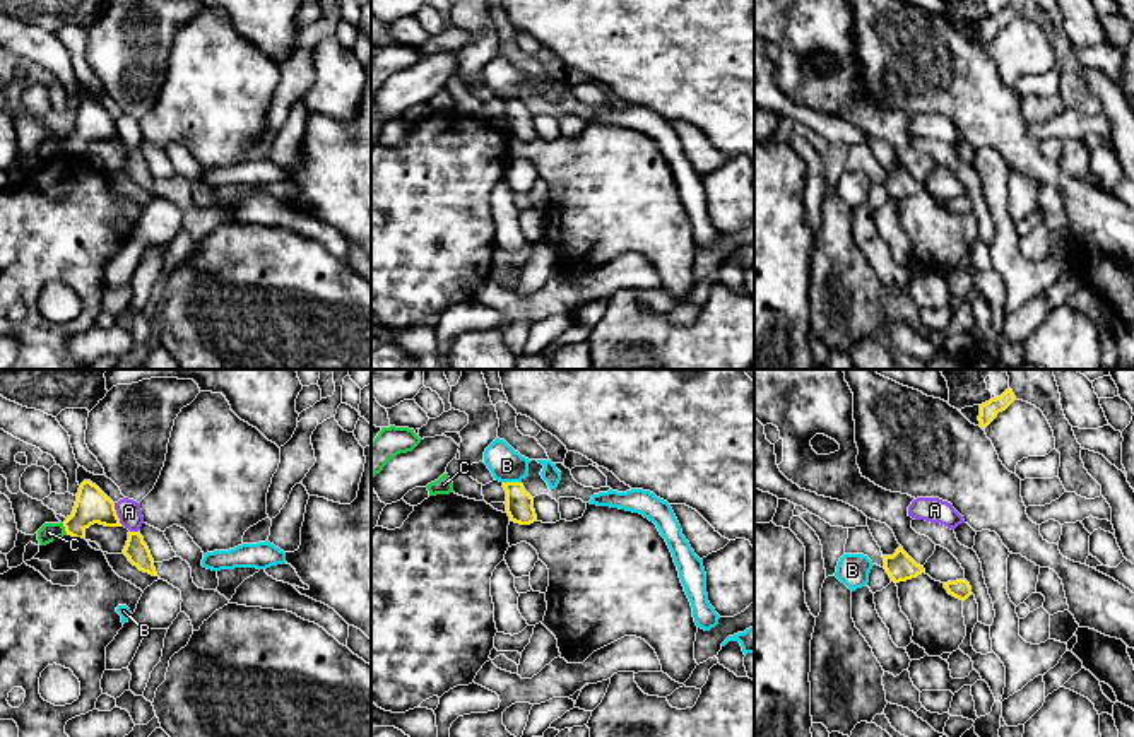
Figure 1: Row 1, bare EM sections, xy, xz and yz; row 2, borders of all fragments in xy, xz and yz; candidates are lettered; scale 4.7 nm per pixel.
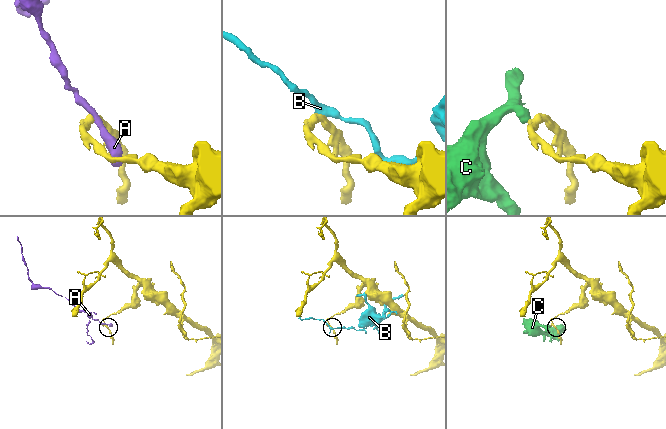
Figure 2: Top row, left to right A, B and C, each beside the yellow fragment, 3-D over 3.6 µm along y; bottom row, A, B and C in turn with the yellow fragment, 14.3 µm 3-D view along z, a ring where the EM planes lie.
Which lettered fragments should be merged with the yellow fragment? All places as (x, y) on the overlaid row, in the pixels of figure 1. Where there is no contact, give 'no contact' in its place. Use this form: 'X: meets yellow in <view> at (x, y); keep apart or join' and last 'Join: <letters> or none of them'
A: meets yellow in xy at (117, 515); keep apart
B: meets yellow in xz at (512, 483); keep apart
C: meets yellow in xy at (65, 529); keep apart
Join: none of them

